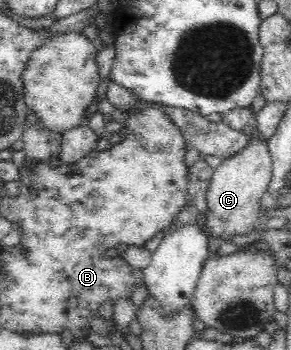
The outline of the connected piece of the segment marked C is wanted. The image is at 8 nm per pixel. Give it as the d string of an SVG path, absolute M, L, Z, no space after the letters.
M249 137L248 145L240 151L233 154L232 157L225 158L224 161L213 170L209 186L206 192L206 211L201 215L201 222L210 243L210 248L214 252L224 241L232 242L233 237L244 237L252 233L260 219L260 201L271 182L273 174L271 155L269 154L267 144L262 144L256 139Z

